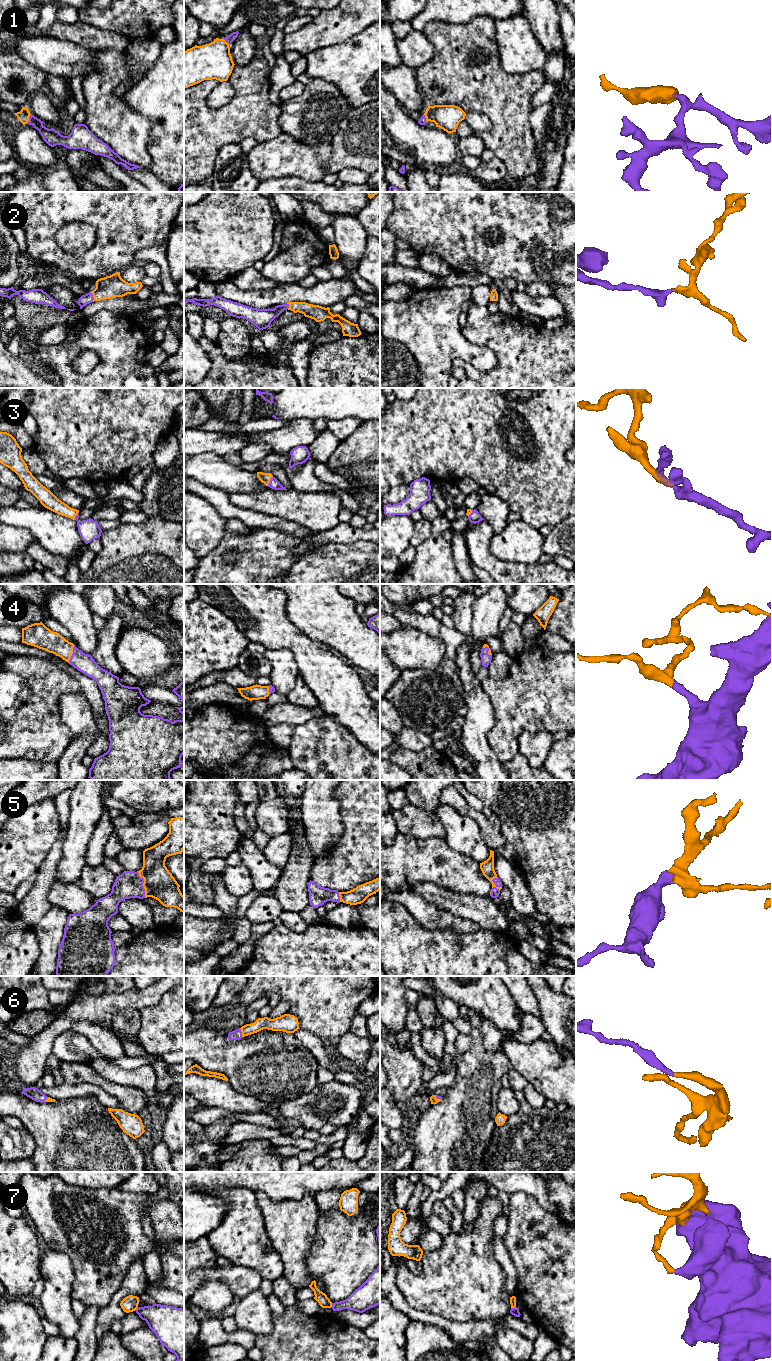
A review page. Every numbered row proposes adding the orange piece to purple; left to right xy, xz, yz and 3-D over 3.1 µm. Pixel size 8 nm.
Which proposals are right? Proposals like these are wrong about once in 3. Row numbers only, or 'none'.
1, 2, 3, 4, 5, 6

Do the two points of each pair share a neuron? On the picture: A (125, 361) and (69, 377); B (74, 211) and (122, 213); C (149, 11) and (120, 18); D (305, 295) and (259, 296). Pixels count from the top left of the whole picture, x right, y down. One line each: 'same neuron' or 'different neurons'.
A: same neuron
B: same neuron
C: same neuron
D: same neuron

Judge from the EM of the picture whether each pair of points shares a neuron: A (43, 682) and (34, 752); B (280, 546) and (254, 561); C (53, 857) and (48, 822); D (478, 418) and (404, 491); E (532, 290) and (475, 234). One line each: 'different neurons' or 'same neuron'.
A: same neuron
B: same neuron
C: different neurons
D: different neurons
E: different neurons

